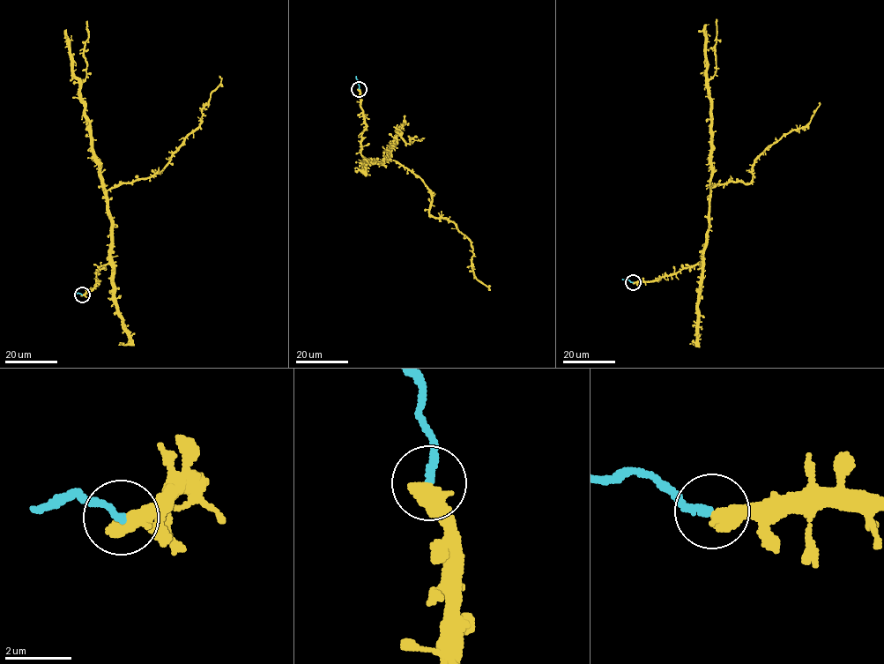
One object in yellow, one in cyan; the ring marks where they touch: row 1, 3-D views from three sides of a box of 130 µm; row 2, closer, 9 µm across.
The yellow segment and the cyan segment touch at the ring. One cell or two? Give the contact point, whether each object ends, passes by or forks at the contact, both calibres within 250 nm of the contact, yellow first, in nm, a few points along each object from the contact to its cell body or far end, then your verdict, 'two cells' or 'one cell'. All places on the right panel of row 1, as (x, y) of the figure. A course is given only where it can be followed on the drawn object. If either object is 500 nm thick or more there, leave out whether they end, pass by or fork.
at (633, 282); 550 nm thick on the yellow side, 220 nm on the other; yellow runs (633, 282), (656, 281), (700, 264), (711, 186), (750, 183), (756, 160), (789, 132), (805, 127), (818, 102); cyan runs (633, 282), (622, 279); two cells

